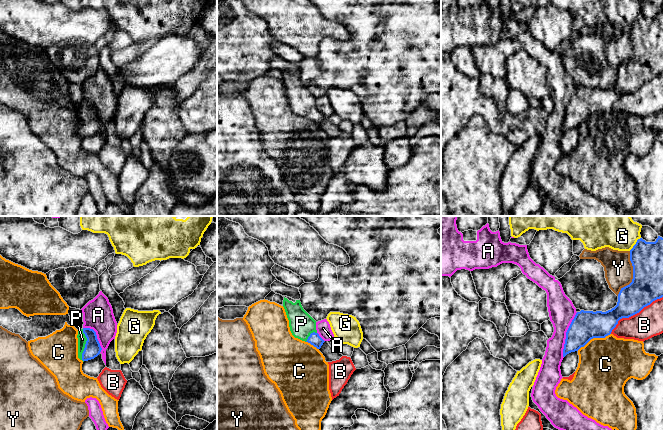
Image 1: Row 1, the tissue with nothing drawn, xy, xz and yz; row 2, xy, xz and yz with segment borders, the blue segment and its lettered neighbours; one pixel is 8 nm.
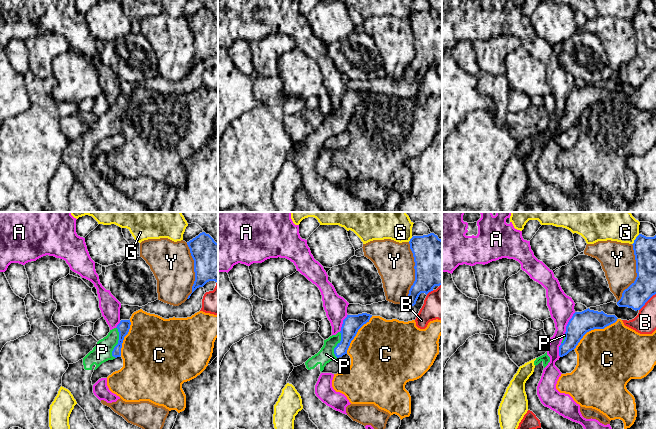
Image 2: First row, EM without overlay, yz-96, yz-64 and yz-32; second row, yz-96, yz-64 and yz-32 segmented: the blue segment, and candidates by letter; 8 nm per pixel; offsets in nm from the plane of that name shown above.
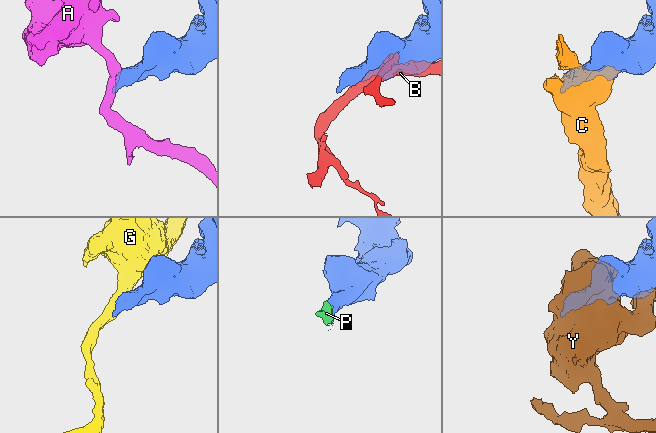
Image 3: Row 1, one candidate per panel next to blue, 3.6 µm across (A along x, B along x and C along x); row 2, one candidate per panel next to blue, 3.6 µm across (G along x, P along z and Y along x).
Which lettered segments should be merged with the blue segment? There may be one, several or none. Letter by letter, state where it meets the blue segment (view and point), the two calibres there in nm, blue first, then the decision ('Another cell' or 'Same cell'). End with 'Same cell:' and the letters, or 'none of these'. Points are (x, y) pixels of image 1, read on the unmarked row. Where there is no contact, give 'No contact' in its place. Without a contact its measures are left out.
A: Touches blue at yz (566, 111). Thickness 240 nm (blue) against 220 nm. Another cell
B: Touches blue at yz (634, 90). Thickness 260 nm (blue) against 220 nm. Another cell
C: Touches blue at yz (593, 113). Thickness 240 nm (blue) against 440 nm. Another cell
G: Touches blue at yz (635, 20). Thickness 260 nm (blue) against 220 nm. Another cell
P: Touches blue at xy (85, 121). Thickness 130 nm (blue) against 70 nm. Same cell
Y: Touches blue at yz (633, 50). Thickness 260 nm (blue) against 220 nm. Another cell
Same cell: P

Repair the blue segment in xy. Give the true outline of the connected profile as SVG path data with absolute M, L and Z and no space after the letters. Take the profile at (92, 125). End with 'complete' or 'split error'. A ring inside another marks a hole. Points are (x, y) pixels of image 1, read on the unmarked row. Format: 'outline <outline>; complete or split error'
outline M83 104L78 107L78 134L88 137L97 133L102 124L97 115L96 108L90 104Z; split error

